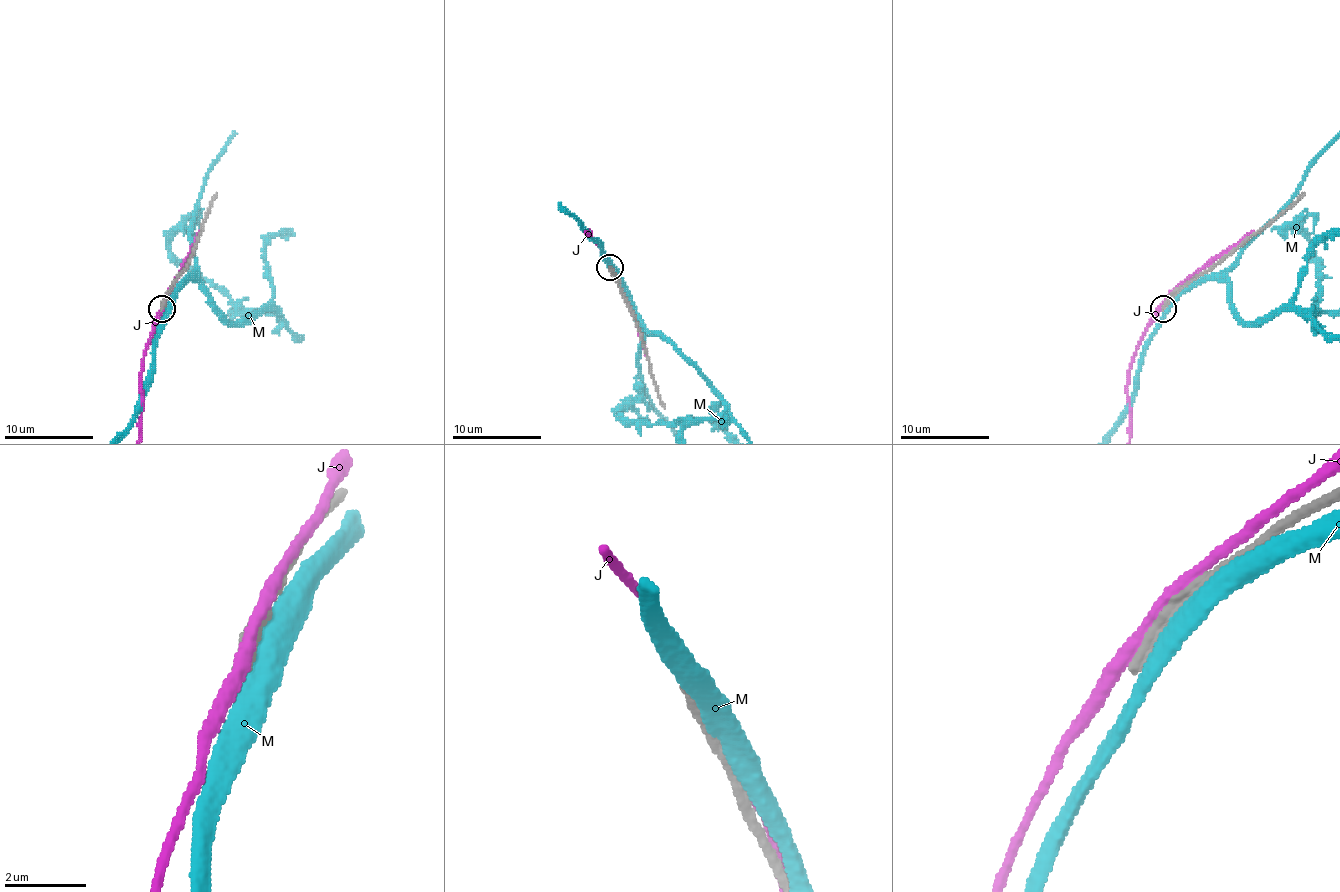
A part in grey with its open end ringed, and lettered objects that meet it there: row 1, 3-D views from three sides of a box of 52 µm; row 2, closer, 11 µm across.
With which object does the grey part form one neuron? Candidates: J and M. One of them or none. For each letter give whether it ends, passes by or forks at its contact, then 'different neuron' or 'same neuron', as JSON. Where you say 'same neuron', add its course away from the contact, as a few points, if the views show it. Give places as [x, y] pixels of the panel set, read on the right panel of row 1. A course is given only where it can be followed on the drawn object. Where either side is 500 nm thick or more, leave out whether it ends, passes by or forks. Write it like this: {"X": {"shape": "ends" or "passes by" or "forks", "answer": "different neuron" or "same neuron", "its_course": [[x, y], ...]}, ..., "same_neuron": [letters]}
{"J": {"shape": "passes by", "answer": "different neuron"}, "M": {"shape": "passes by", "answer": "different neuron"}, "same_neuron": []}

